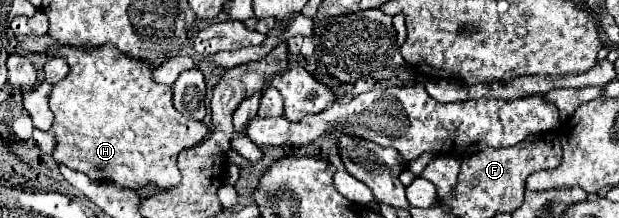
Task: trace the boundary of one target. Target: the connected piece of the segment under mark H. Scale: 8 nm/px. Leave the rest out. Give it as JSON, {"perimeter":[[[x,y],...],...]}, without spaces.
{"perimeter":[[[104,44],[94,50],[82,50],[76,46],[52,46],[46,50],[50,56],[60,56],[68,62],[70,74],[54,84],[50,94],[50,110],[54,112],[52,134],[56,138],[54,160],[88,174],[94,182],[114,182],[114,186],[122,186],[122,190],[142,190],[146,194],[148,186],[156,188],[174,188],[180,182],[180,170],[176,166],[176,156],[196,146],[204,140],[208,128],[202,122],[184,118],[172,106],[172,90],[154,82],[152,66],[136,60],[120,52],[116,46]]]}

